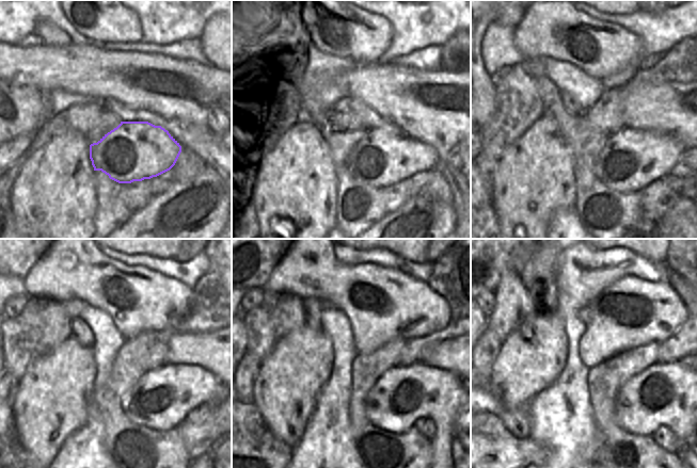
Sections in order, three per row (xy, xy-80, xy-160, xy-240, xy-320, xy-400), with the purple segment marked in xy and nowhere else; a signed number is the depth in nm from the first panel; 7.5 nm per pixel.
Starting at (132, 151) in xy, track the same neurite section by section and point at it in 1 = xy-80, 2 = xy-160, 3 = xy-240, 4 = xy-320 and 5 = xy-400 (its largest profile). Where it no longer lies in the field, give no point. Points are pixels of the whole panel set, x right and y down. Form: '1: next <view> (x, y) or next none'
1: next xy-80 (384, 156)
2: next xy-160 (631, 159)
3: next xy-240 (160, 400)
4: next xy-320 (404, 394)
5: next xy-400 (671, 394)

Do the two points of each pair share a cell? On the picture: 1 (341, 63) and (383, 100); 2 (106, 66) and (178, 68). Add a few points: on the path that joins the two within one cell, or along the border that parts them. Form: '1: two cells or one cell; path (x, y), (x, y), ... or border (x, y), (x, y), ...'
1: two cells; border (355, 65), (333, 76), (348, 95)
2: one cell; path (124, 66), (153, 66), (160, 68)

